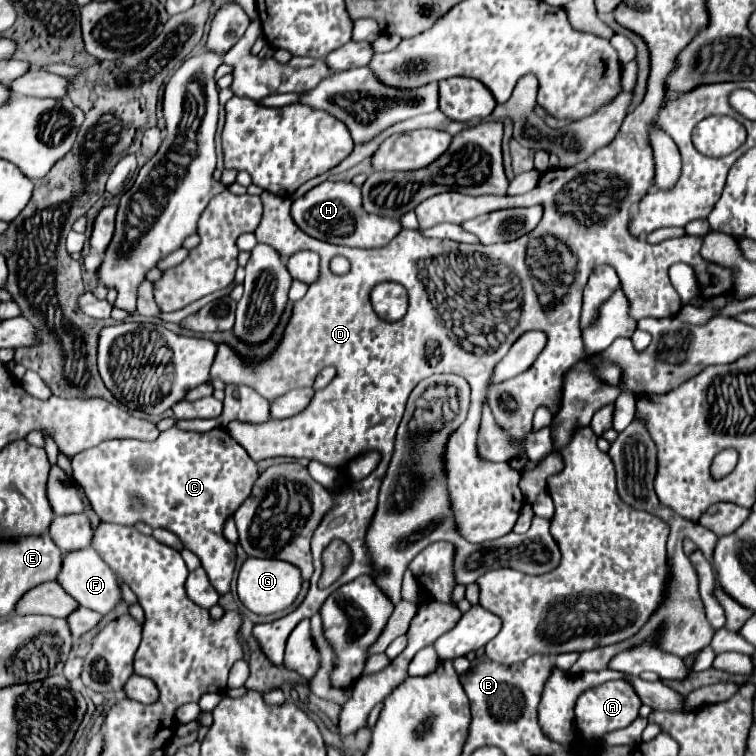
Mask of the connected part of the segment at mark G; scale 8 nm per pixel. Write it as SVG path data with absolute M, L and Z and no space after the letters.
M247 558L237 576L237 596L255 614L275 614L293 604L301 590L299 568L275 558Z

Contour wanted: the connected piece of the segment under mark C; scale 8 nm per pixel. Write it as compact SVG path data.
M177 426L159 434L155 442L141 440L105 440L95 448L83 450L71 458L73 476L85 490L93 510L101 522L135 526L137 522L149 524L151 528L165 528L177 534L187 550L199 556L213 588L219 594L229 592L229 584L235 570L235 544L223 538L223 524L233 512L249 498L255 480L259 478L257 464L247 458L243 446L235 446L231 436L223 428L209 432L187 432Z

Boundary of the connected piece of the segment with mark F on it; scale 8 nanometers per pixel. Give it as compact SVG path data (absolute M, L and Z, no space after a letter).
M89 546L85 550L75 550L75 552L65 554L57 582L61 584L61 588L67 594L71 594L77 600L79 606L95 610L99 614L107 614L121 600L117 574L101 560L101 556L93 550L93 546Z

